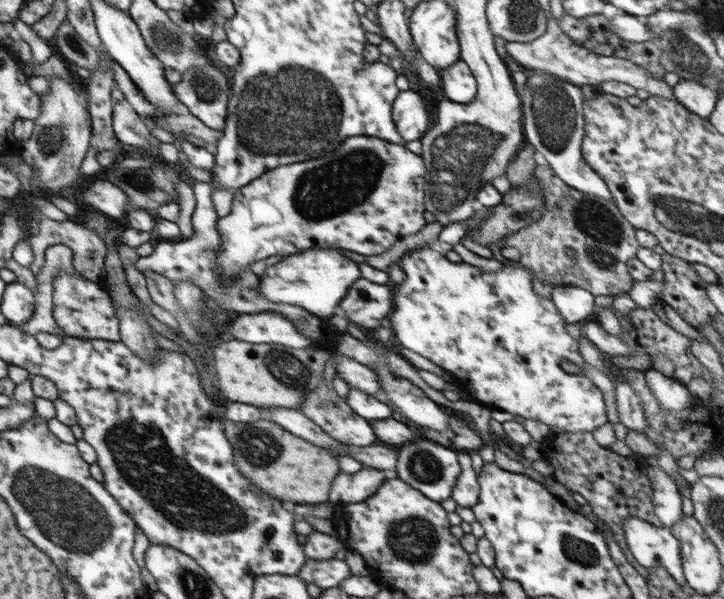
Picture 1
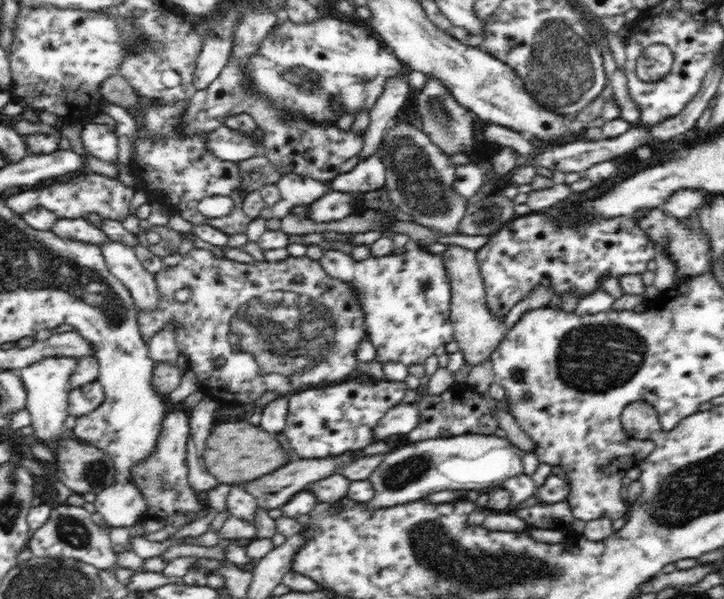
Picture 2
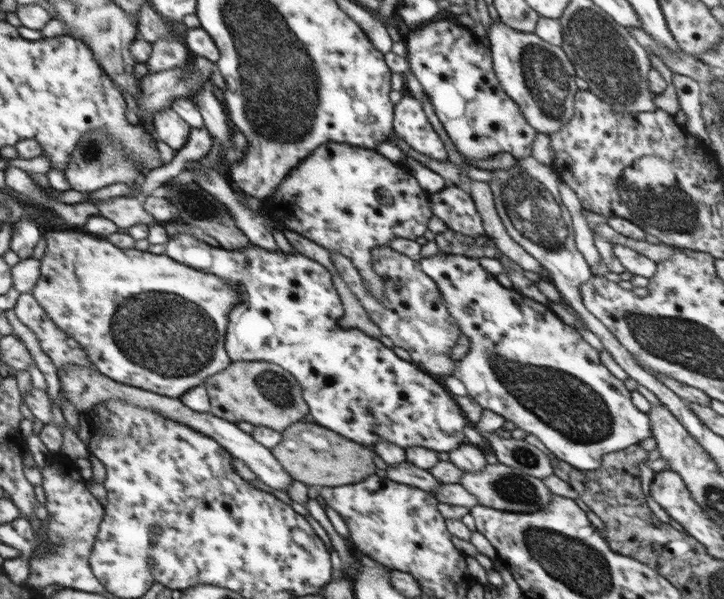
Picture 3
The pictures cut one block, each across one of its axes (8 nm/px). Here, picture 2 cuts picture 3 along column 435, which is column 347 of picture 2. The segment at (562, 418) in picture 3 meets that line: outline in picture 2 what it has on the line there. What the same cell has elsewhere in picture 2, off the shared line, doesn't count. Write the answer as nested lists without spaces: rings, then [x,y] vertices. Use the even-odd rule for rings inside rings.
[[[410,245],[405,253],[392,252],[383,257],[357,260],[339,250],[324,249],[319,261],[330,277],[346,281],[356,289],[367,339],[375,347],[377,362],[422,365],[438,346],[454,339],[450,320],[450,279],[442,253],[433,254],[426,248]]]

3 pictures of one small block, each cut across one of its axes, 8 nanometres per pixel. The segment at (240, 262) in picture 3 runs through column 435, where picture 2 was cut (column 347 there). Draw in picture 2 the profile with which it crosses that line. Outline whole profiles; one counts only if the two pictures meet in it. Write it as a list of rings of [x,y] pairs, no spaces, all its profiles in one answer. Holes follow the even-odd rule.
[[[355,374],[338,384],[306,387],[306,390],[289,396],[283,433],[299,459],[322,459],[362,451],[376,442],[378,422],[390,408],[401,403],[407,389],[405,382],[391,382],[386,378],[376,380]]]

